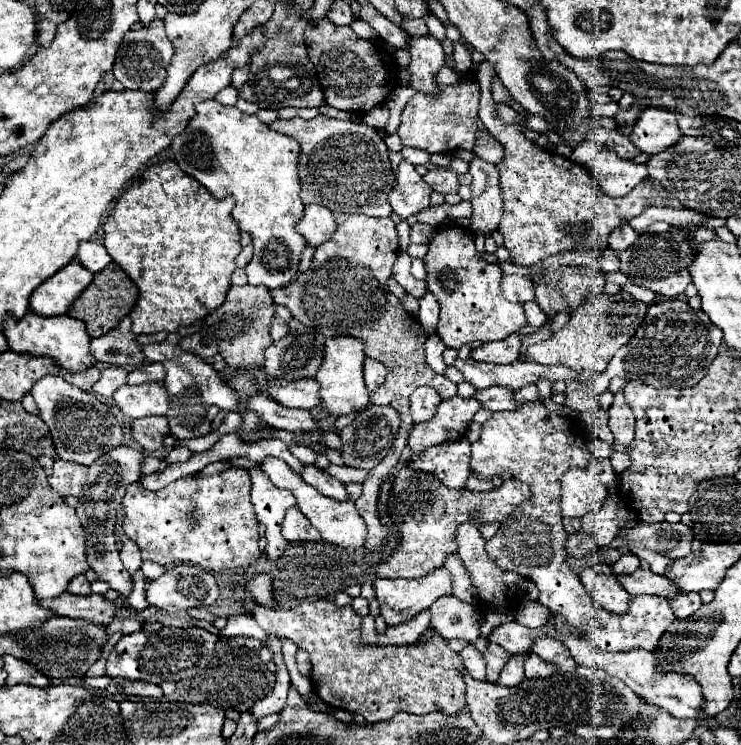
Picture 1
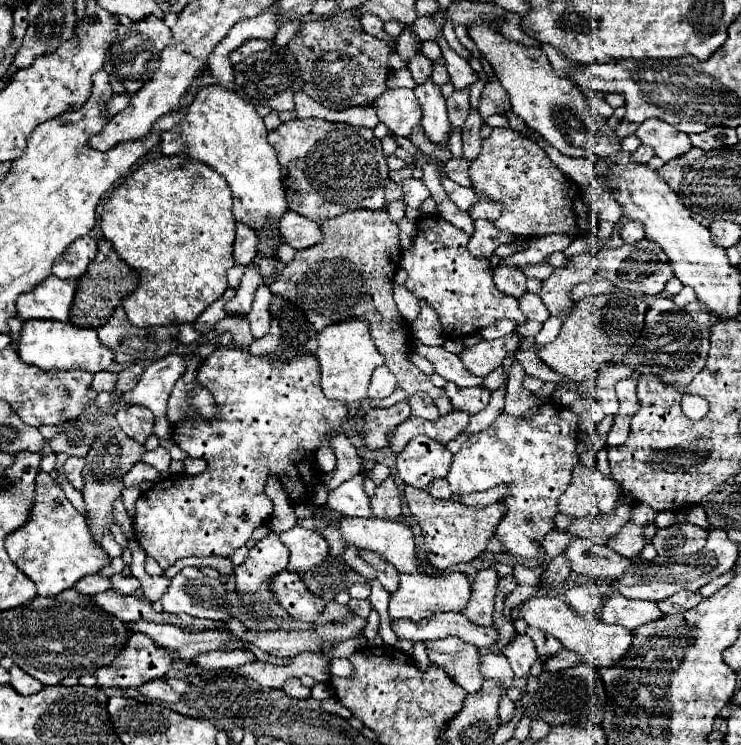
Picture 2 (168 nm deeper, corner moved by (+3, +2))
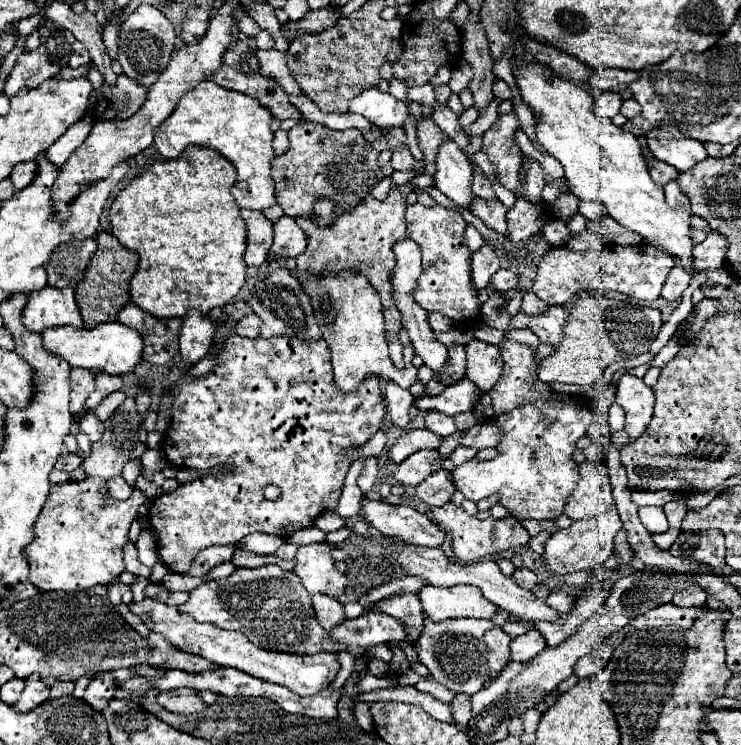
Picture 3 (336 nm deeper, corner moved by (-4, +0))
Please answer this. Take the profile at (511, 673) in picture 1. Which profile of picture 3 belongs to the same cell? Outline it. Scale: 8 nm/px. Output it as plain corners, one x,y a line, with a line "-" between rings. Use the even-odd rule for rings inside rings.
530,628
522,636
512,638
512,642
510,642
510,658
516,660
516,662
528,662
538,652
542,652
544,648
546,648
546,640
542,638
542,634
538,634
538,630

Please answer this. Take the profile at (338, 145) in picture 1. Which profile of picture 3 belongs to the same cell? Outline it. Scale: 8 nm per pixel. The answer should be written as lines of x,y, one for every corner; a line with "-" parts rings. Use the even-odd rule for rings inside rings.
298,122
290,132
290,150
274,158
272,176
278,188
276,202
286,216
316,220
312,202
316,196
334,200
340,208
350,210
360,200
370,196
370,188
380,182
378,152
362,138
360,130
330,130
318,122

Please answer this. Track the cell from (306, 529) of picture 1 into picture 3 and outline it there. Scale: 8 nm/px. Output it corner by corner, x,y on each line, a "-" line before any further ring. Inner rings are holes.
326,542
300,546
294,572
300,576
304,588
310,594
326,594
330,598
338,598
346,592
348,578
334,568
330,550
332,548

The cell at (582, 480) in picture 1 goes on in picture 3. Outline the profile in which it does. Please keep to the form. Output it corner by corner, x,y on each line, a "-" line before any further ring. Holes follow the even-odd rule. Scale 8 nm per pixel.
582,462
578,466
578,472
580,472
580,480
564,506
564,514
572,520
592,518
604,512
606,508
604,490
602,490
602,486
606,484
606,470
600,464

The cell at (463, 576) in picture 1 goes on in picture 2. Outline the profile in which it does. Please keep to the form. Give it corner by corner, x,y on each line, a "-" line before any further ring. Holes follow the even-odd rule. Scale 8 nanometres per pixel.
493,568
479,570
473,578
471,586
471,598
467,602
467,608
463,608
463,616
467,616
471,622
481,626
493,624
493,598
495,598
495,586
499,582
499,576

